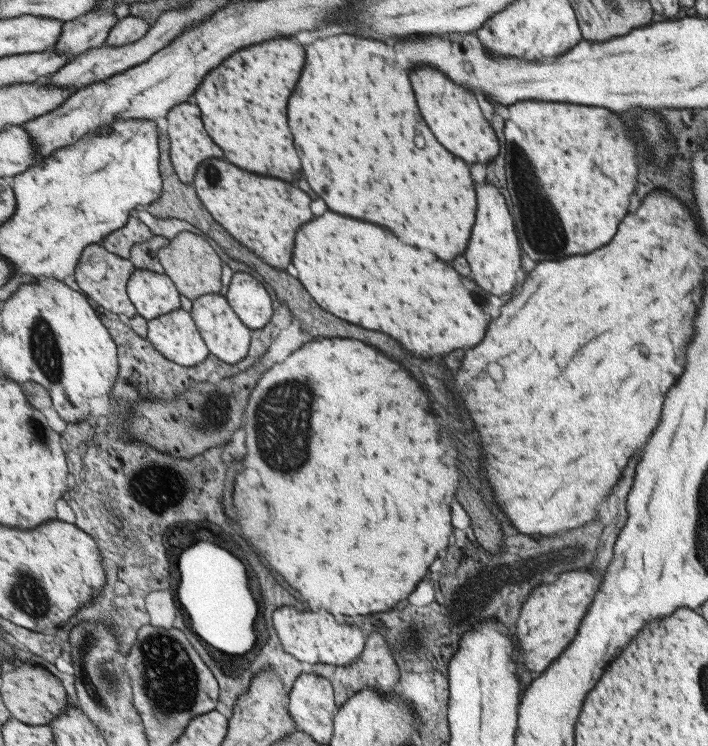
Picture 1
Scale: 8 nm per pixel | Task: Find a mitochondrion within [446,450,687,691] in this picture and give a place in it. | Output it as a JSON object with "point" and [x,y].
{"point":[527,567]}

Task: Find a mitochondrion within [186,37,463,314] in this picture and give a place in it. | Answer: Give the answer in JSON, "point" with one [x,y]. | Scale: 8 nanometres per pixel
{"point":[213,175]}

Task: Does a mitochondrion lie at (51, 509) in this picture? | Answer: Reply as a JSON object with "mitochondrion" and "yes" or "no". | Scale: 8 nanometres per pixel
{"mitochondrion":"no"}

